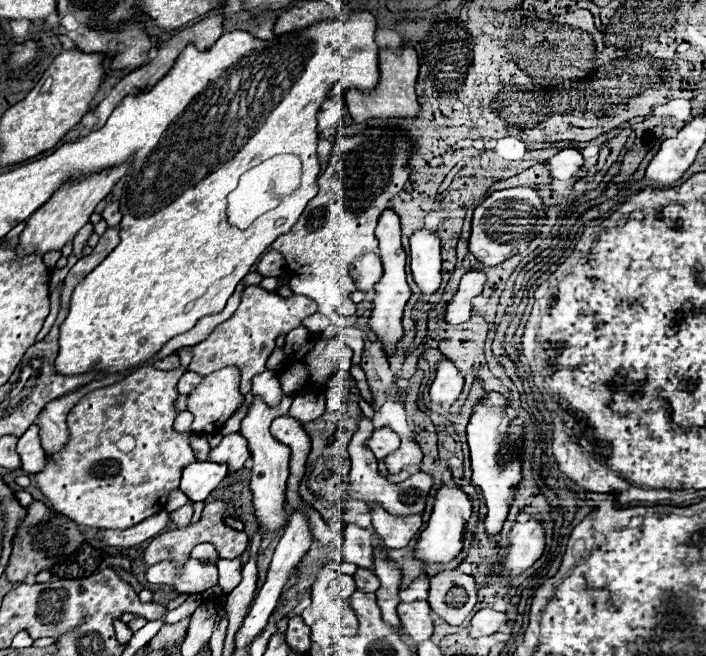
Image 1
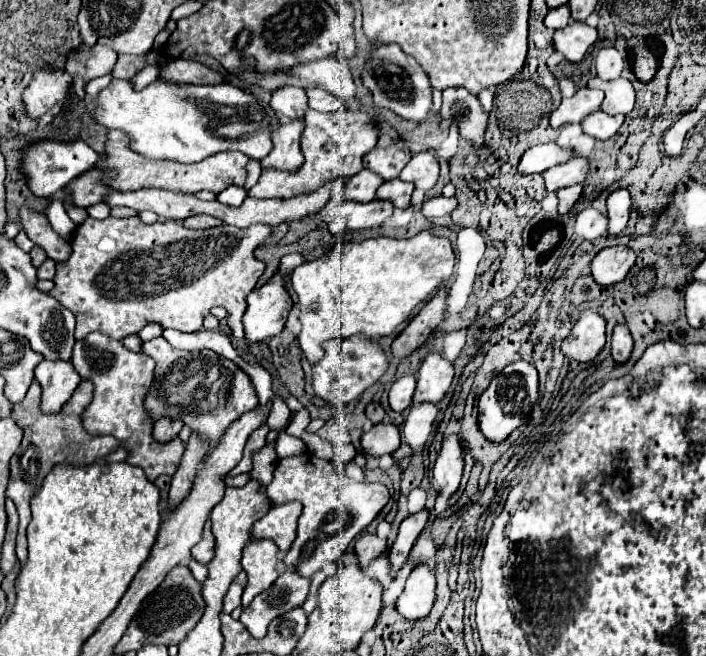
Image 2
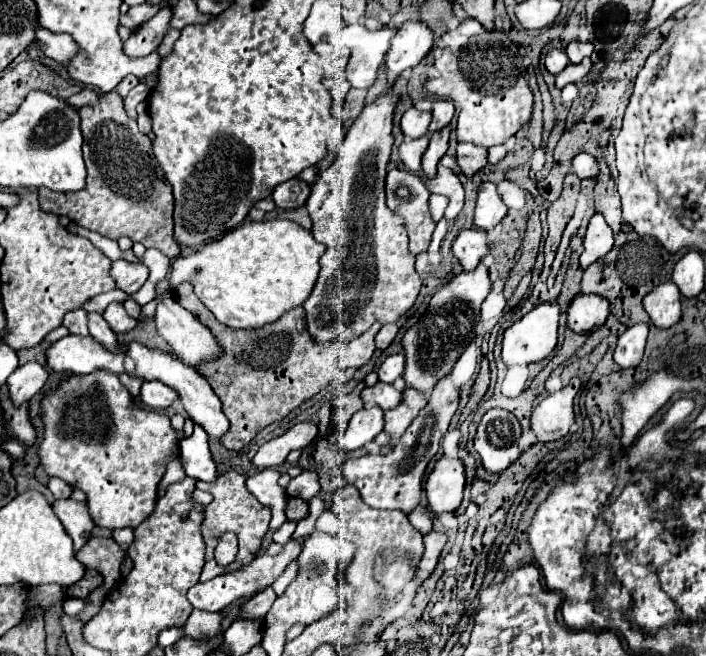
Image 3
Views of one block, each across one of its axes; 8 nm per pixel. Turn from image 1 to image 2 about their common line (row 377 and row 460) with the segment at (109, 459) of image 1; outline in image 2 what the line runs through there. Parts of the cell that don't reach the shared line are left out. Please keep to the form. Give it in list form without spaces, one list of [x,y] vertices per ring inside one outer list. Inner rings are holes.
[[[92,332],[82,340],[76,340],[72,364],[82,378],[94,382],[94,400],[86,408],[84,428],[94,434],[112,434],[130,450],[128,462],[140,466],[148,480],[156,480],[160,474],[174,474],[184,454],[182,440],[170,444],[158,444],[152,440],[152,422],[144,410],[144,396],[154,378],[154,360],[146,354],[126,350],[118,340],[110,340],[100,332]]]

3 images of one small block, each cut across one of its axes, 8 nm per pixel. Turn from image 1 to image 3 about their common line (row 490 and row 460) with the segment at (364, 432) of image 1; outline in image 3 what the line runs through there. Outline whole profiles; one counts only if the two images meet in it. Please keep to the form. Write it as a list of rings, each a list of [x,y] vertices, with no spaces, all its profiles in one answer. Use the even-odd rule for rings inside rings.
[[[450,374],[440,378],[436,386],[428,392],[428,404],[420,410],[420,414],[414,418],[414,422],[408,426],[408,430],[402,434],[398,444],[386,454],[366,454],[360,458],[348,458],[344,462],[344,476],[348,484],[356,486],[362,500],[372,508],[398,508],[404,514],[410,514],[420,504],[420,492],[422,492],[422,476],[428,466],[428,462],[438,452],[440,440],[446,434],[452,414],[458,408],[460,390],[454,386]]]

